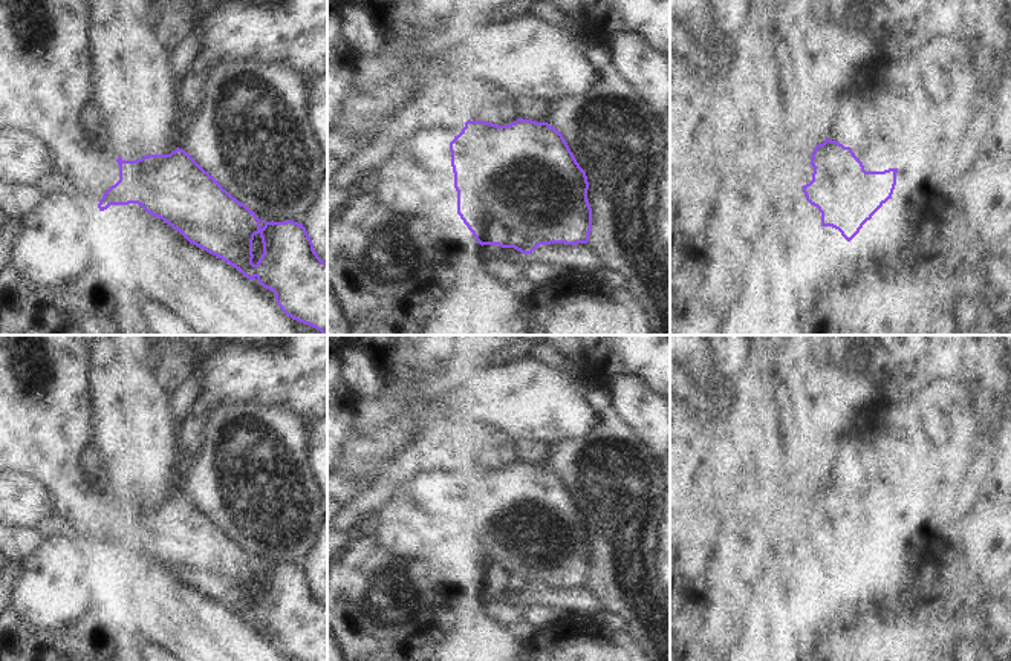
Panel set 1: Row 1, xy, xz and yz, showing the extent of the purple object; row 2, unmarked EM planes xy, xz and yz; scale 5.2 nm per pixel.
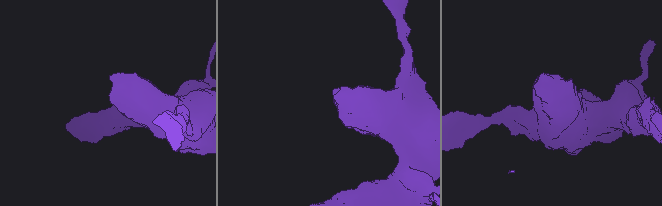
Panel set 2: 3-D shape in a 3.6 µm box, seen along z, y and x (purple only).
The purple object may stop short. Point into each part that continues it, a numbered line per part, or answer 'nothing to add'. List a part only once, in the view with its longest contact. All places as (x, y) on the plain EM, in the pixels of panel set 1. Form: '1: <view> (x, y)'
1: xz (430, 488)

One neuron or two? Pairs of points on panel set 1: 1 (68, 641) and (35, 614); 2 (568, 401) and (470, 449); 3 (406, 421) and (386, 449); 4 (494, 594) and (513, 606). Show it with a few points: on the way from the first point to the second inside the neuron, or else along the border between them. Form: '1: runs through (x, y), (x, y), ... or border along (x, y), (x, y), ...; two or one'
1: border along (87, 614), (45, 631), (22, 620); two
2: border along (516, 438), (507, 433), (474, 432), (467, 439); two
3: runs through (401, 427), (387, 442); one
4: runs through (499, 599), (508, 602); one

